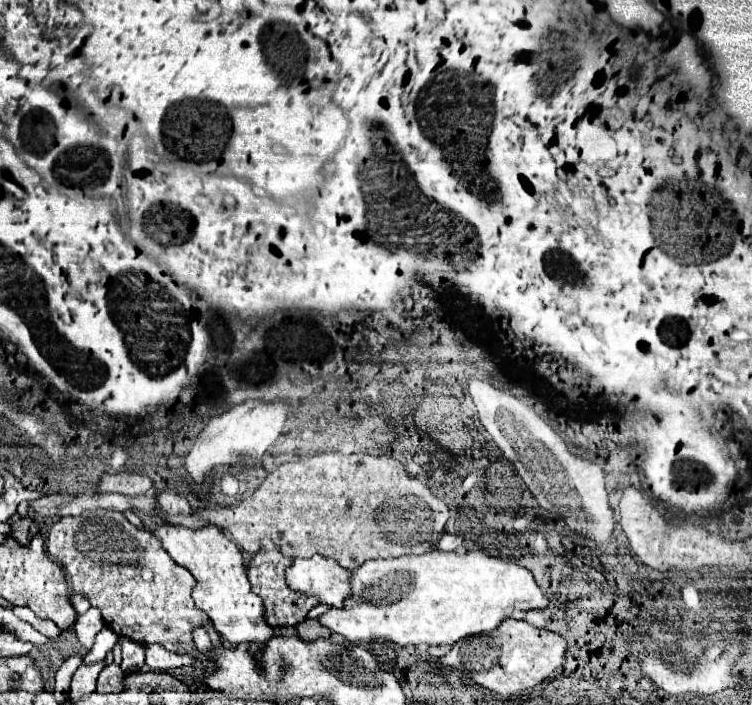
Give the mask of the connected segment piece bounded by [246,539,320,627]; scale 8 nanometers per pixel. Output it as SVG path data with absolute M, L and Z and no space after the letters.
M266 539L262 541L262 549L248 559L246 565L246 575L252 583L252 591L262 597L264 603L264 619L270 627L294 627L302 623L312 607L316 607L320 601L314 595L304 595L304 593L294 593L286 585L286 569L290 567L290 557L282 555L278 547L272 547L272 541Z

